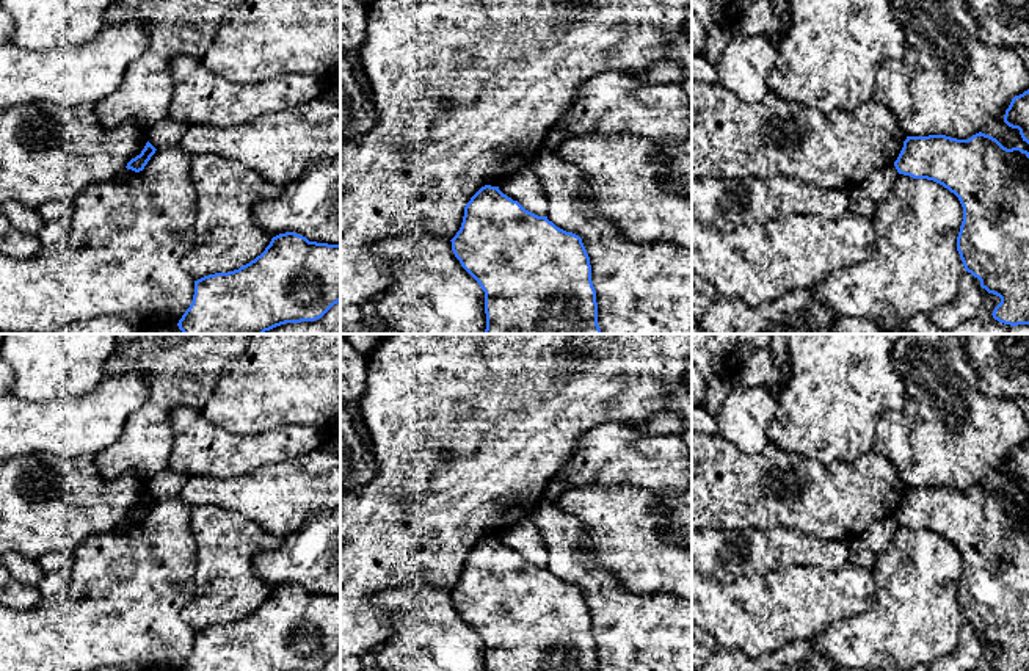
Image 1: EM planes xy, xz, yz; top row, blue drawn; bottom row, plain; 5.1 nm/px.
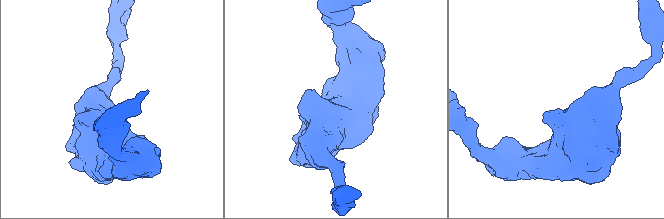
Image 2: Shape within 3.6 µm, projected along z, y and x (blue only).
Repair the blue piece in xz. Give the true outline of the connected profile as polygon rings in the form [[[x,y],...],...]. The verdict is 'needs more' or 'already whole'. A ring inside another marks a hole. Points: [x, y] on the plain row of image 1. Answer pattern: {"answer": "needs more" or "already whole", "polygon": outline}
{"answer": "already whole", "polygon": [[[482,538],[450,591],[461,618],[485,643],[486,671],[598,671],[591,616],[582,589],[525,561],[499,538]]]}

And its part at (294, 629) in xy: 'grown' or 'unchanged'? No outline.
unchanged

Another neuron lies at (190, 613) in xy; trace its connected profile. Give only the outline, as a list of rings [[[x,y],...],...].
[[[218,506],[193,508],[191,533],[198,549],[196,596],[182,610],[184,621],[198,632],[238,621],[260,607],[273,588],[254,571],[254,555],[276,549],[281,539]]]

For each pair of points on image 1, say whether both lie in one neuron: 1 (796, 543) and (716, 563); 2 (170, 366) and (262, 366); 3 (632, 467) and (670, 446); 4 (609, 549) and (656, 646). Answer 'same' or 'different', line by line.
1: same
2: different
3: same
4: different

